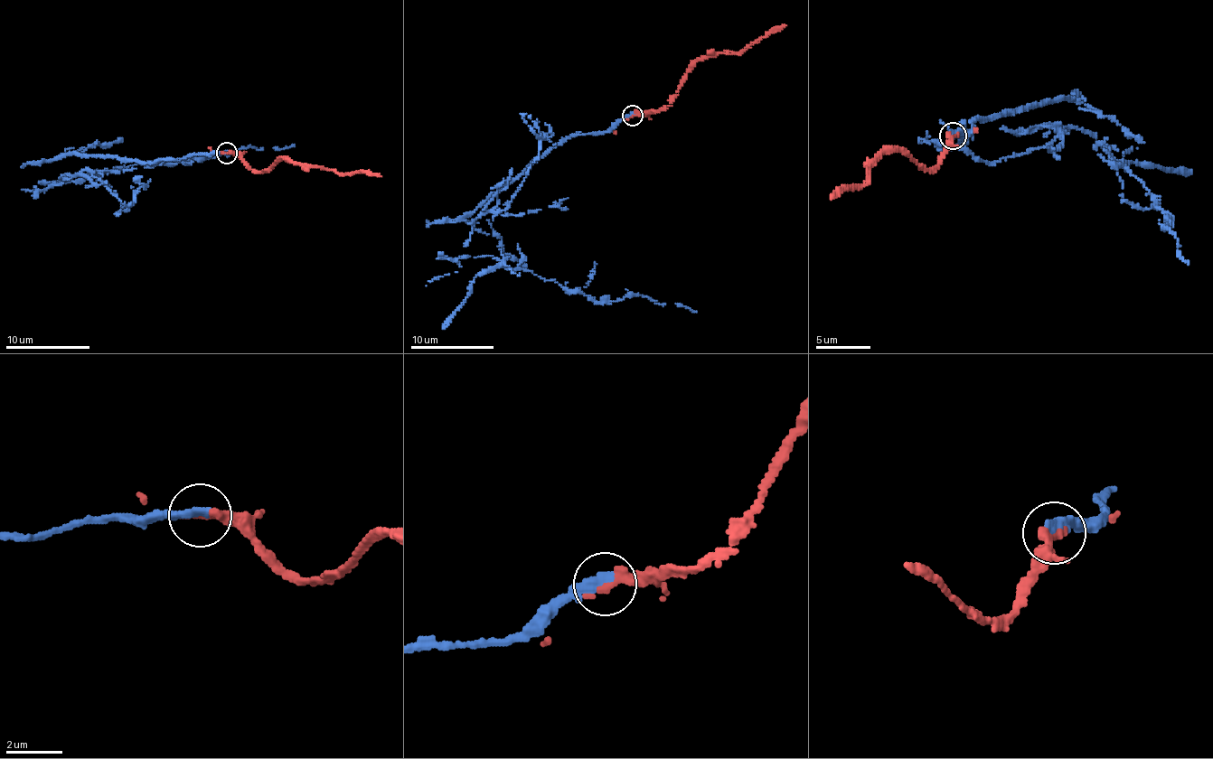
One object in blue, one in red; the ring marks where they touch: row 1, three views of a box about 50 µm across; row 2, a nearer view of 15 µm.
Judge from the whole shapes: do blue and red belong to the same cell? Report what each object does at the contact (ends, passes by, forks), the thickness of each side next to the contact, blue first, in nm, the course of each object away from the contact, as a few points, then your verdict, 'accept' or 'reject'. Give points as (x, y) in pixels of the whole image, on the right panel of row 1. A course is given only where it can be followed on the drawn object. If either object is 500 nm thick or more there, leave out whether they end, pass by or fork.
blue ends there; red ends there; 400 nm thick on the blue side, 400 nm on the other; blue runs (953, 135), (983, 121), (959, 145), (1000, 161), (1049, 145), (1057, 123), (1082, 129), (1143, 183), (1188, 262); red runs (953, 136), (930, 171), (897, 150), (884, 153), (869, 167), (867, 185), (848, 187), (831, 200); reject

